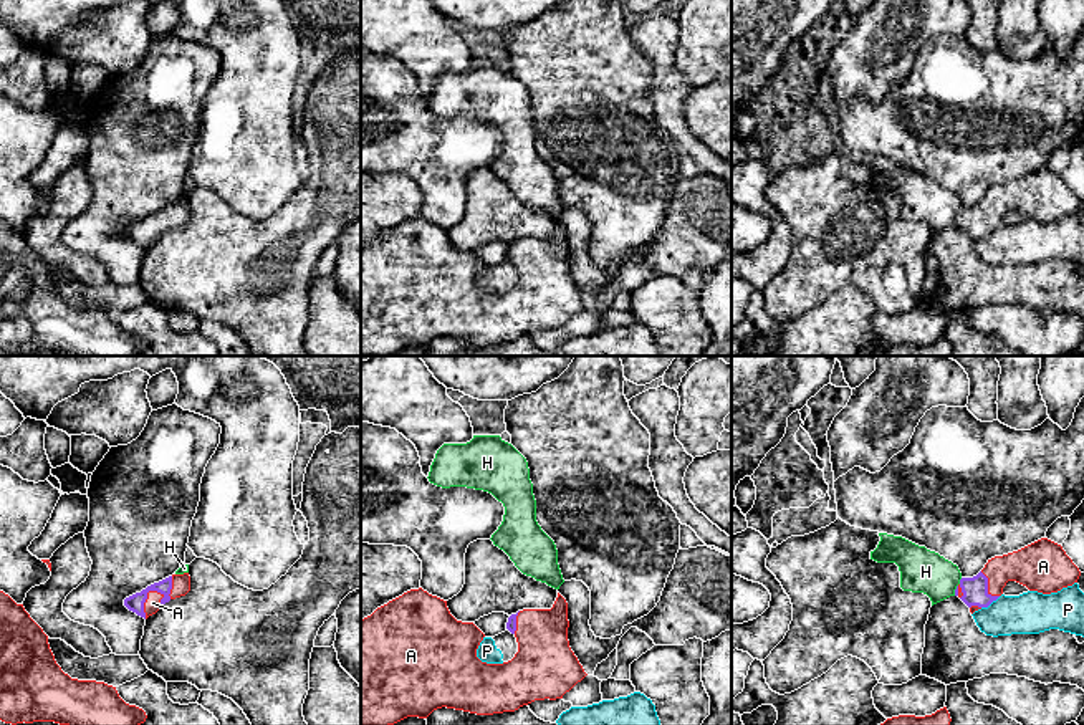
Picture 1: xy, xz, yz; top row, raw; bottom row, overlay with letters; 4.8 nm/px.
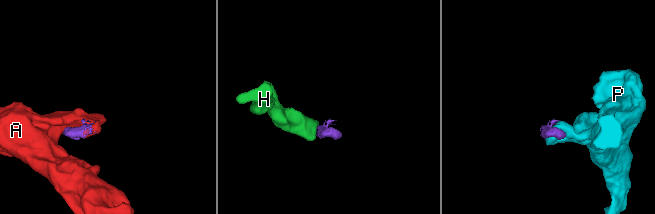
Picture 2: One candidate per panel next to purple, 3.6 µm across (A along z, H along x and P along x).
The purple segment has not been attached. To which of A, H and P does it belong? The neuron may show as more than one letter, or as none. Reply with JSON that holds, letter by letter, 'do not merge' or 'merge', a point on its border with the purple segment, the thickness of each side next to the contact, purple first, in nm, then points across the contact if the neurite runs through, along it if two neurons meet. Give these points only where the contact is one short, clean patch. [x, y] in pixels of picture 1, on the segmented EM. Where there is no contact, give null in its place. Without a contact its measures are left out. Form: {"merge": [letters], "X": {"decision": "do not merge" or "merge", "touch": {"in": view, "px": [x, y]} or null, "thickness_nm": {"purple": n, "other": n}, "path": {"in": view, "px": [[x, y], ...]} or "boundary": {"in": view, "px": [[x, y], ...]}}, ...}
{"merge": ["A"], "A": {"decision": "merge", "touch": {"in": "xy", "px": [146, 598]}, "thickness_nm": {"purple": 90, "other": 80}, "path": {"in": "xy", "px": [[134, 603], [146, 598], [153, 603]]}}, "H": {"decision": "do not merge", "touch": {"in": "yz", "px": [957, 586]}, "thickness_nm": {"purple": 20, "other": 220}, "boundary": {"in": "yz", "px": [[962, 578], [954, 595]]}}, "P": {"decision": "do not merge", "touch": {"in": "yz", "px": [990, 603]}, "thickness_nm": {"purple": 130, "other": 200}}}

